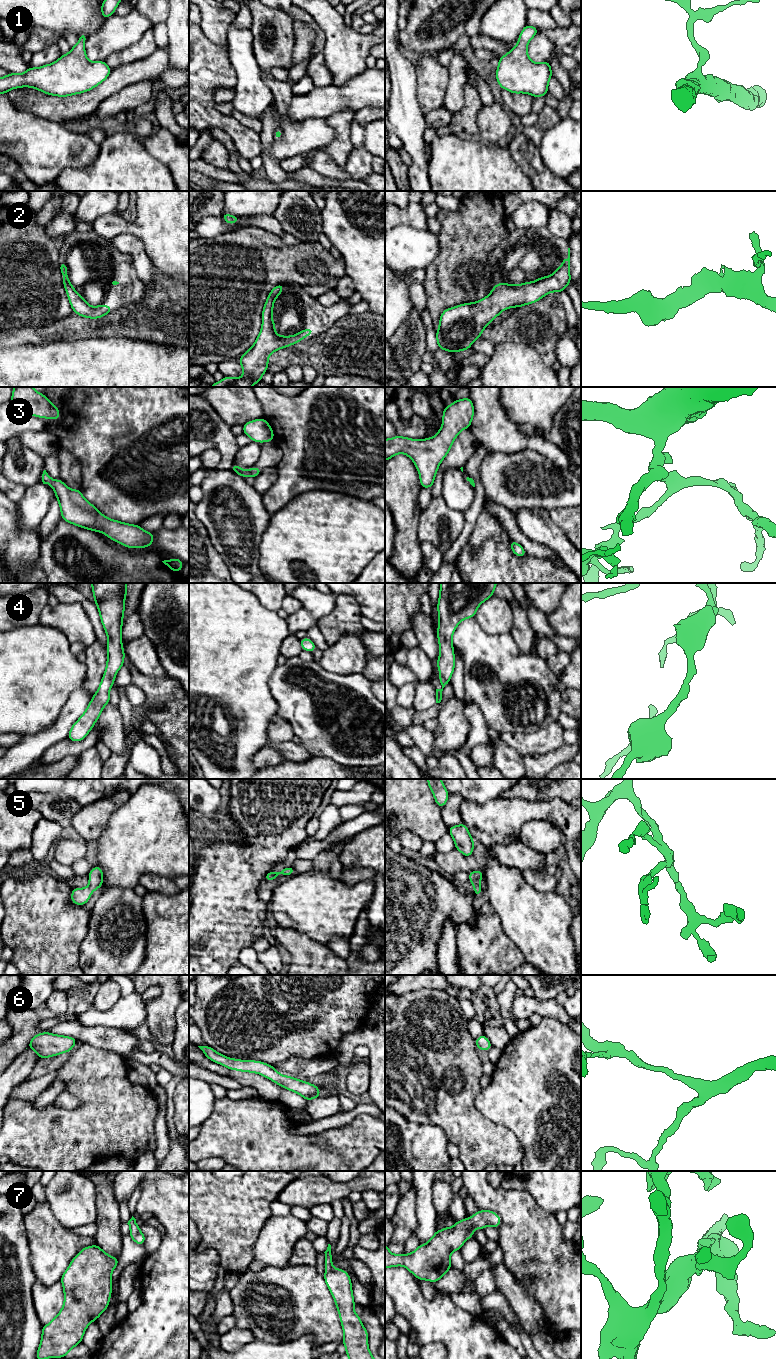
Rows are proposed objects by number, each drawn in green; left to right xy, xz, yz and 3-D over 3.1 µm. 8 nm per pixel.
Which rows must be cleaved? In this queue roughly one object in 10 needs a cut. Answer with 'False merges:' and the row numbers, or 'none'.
False merges: none

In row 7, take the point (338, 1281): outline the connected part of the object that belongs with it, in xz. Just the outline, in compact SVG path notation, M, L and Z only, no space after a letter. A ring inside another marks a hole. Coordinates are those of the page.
M331 1245L325 1253L324 1280L339 1312L344 1339L342 1343L349 1359L374 1359L368 1348L368 1332L353 1308L355 1306L349 1274L332 1265Z

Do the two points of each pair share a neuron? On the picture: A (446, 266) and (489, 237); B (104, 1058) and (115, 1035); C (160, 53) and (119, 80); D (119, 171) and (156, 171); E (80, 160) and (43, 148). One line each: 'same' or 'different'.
A: same
B: different
C: same
D: same
E: same

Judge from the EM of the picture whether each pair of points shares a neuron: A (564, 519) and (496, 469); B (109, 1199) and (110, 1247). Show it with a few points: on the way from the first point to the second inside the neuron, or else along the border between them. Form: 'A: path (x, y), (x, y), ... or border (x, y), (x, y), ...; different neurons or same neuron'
A: border (570, 506), (558, 506), (549, 511); different neurons
B: path (109, 1211), (109, 1235); same neuron

